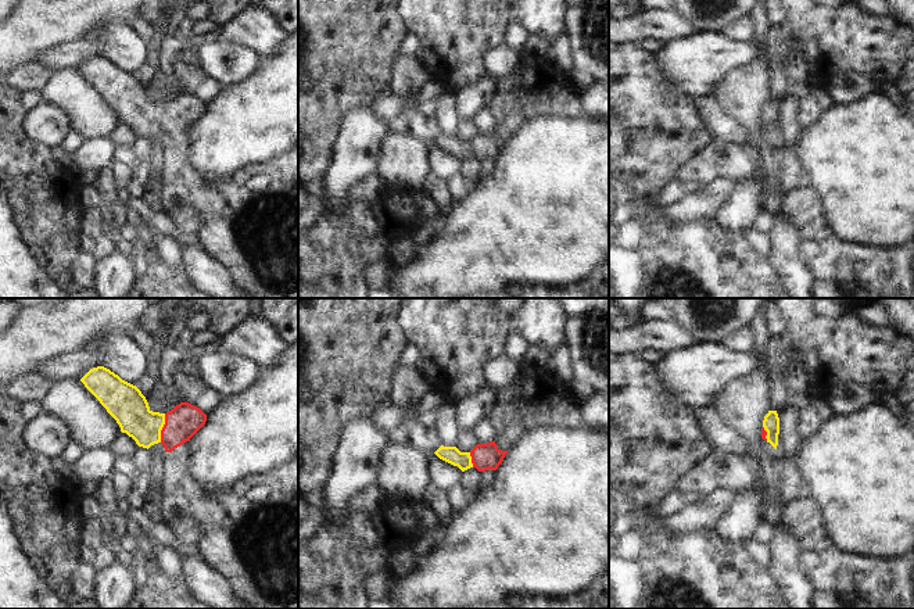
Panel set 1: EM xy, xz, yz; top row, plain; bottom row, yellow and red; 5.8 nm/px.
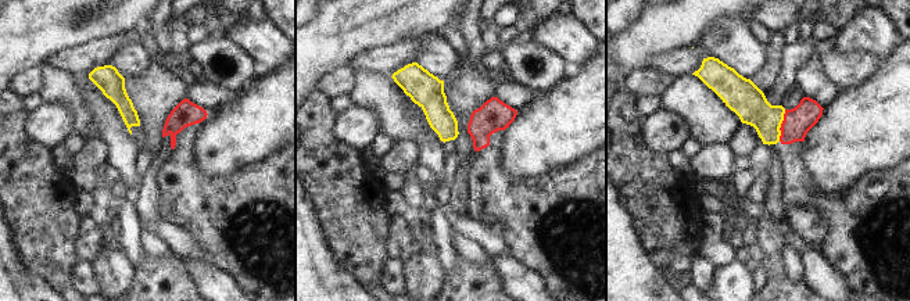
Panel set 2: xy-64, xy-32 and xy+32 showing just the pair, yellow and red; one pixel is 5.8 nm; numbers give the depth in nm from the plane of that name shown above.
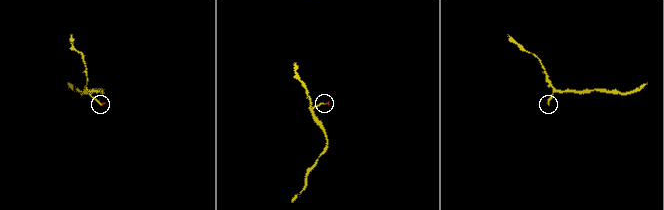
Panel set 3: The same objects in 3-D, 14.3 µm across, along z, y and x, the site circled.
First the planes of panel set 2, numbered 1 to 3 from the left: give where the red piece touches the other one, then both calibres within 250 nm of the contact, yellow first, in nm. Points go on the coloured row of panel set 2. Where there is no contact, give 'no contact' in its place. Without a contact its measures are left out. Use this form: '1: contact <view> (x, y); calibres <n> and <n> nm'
1: no contact
2: no contact
3: contact xy+32 (780, 125); calibres 200 and 160 nm

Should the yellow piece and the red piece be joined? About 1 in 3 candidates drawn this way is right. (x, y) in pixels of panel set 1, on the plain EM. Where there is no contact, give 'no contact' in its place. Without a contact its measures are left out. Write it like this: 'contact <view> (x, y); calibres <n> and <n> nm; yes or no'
contact xy (162, 115); calibres 220 and 190 nm; yes

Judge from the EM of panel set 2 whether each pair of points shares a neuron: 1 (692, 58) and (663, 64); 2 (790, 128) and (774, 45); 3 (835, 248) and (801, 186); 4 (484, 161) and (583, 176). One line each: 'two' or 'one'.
1: one
2: two
3: one
4: one

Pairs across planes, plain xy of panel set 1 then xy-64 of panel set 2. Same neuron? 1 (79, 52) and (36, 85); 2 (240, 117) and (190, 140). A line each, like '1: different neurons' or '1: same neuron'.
1: different neurons
2: different neurons

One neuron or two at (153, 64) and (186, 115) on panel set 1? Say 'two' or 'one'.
two

